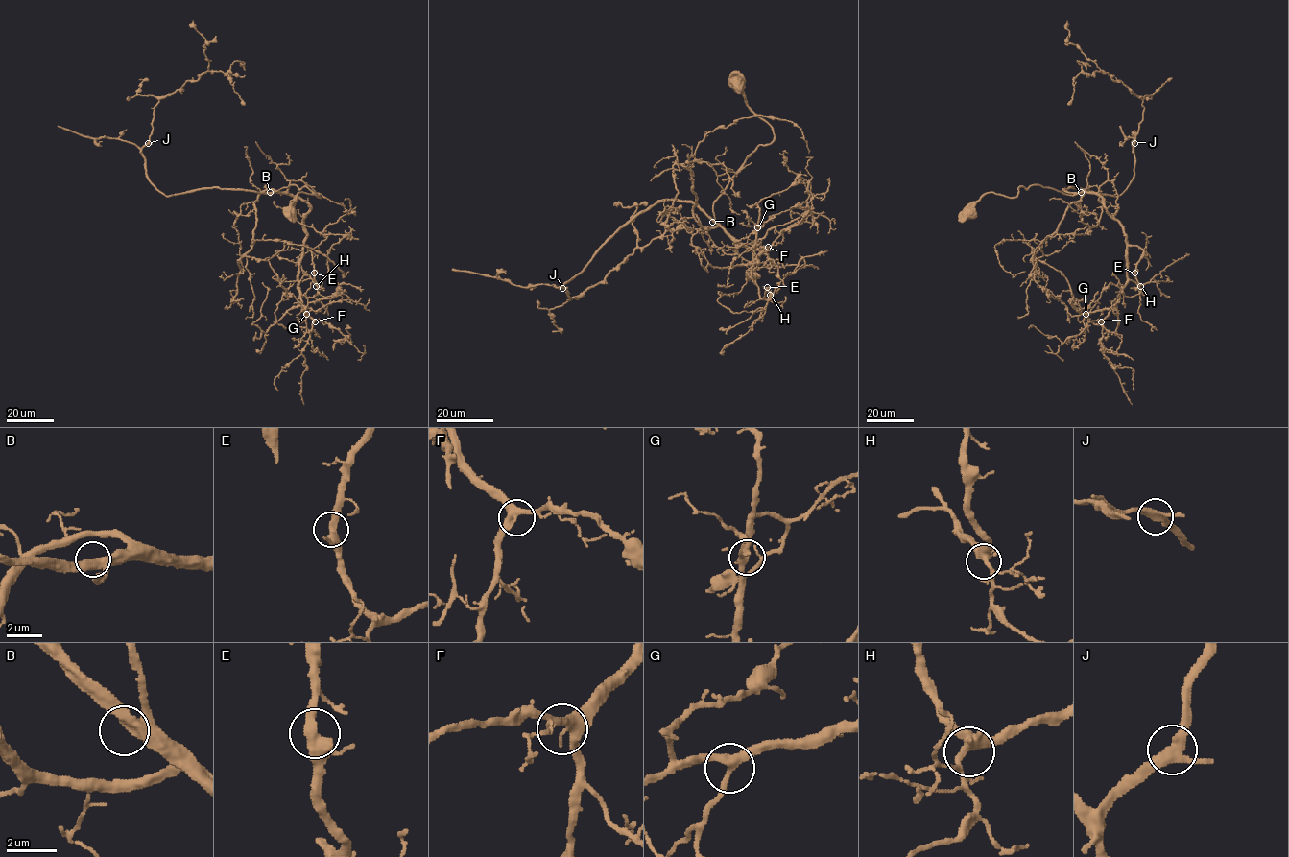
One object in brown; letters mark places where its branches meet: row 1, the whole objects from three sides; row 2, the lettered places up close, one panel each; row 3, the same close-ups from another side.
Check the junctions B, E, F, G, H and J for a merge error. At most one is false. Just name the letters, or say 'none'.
none

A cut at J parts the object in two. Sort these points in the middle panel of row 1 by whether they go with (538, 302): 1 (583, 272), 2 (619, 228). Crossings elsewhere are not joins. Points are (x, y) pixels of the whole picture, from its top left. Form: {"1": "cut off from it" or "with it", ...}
{"1": "cut off from it", "2": "cut off from it"}

